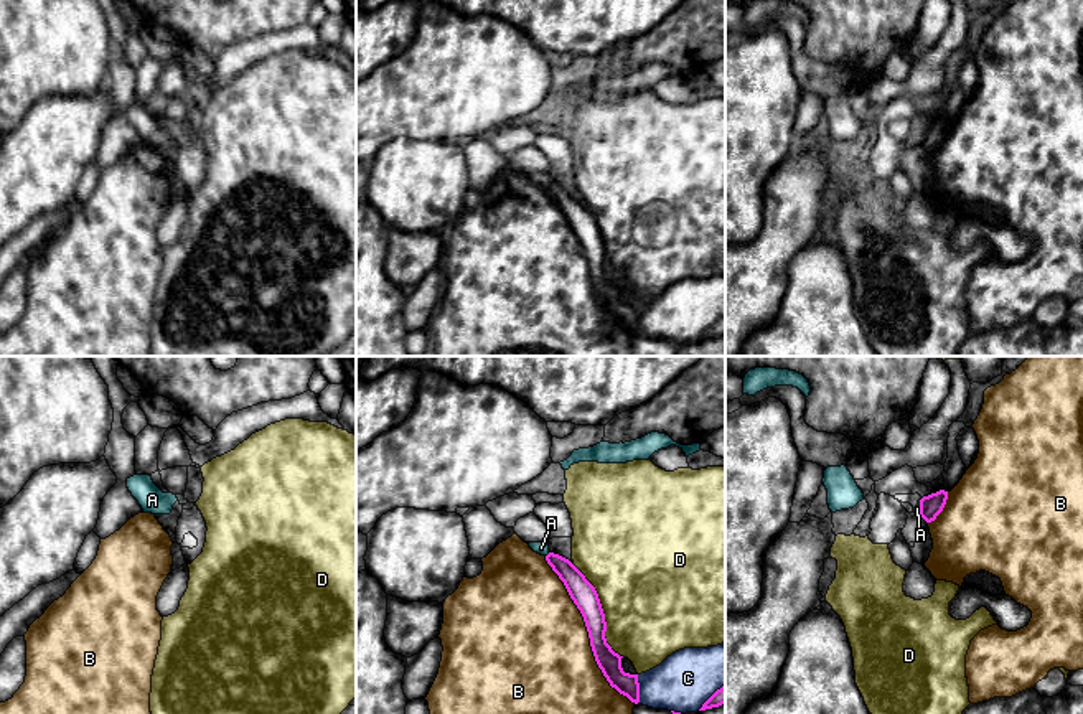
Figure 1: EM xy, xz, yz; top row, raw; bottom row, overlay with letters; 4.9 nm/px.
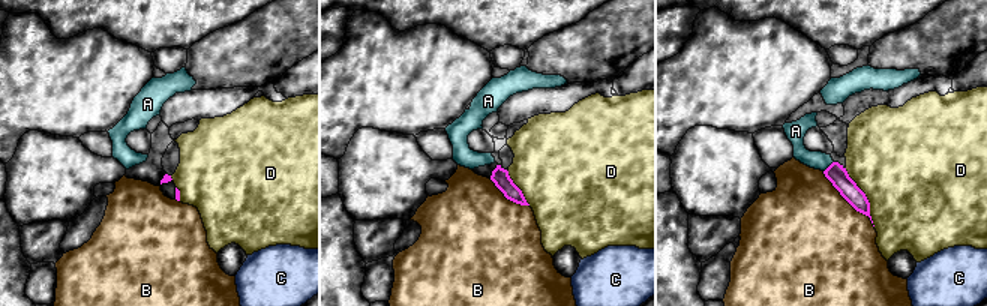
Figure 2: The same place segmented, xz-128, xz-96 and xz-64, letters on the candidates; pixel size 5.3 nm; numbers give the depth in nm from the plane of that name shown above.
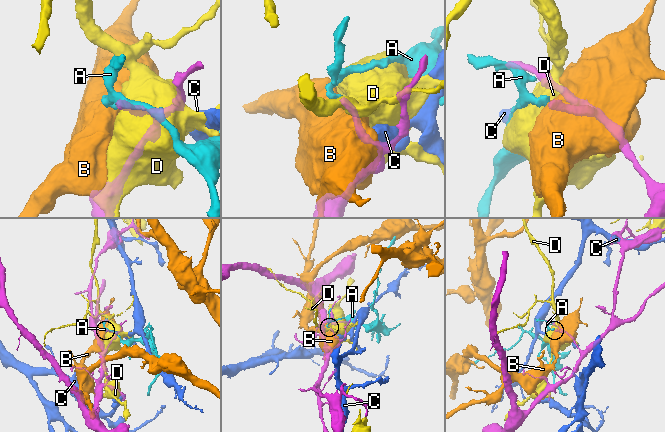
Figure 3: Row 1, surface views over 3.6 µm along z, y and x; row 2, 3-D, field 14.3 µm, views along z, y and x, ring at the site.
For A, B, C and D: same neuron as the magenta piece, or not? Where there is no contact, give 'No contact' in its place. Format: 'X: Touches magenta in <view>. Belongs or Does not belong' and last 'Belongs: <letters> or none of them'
A: Touches magenta in xz. Does not belong
B: Touches magenta in xz. Does not belong
C: Touches magenta in xz. Does not belong
D: Touches magenta in xz. Does not belong
Belongs: none of them

